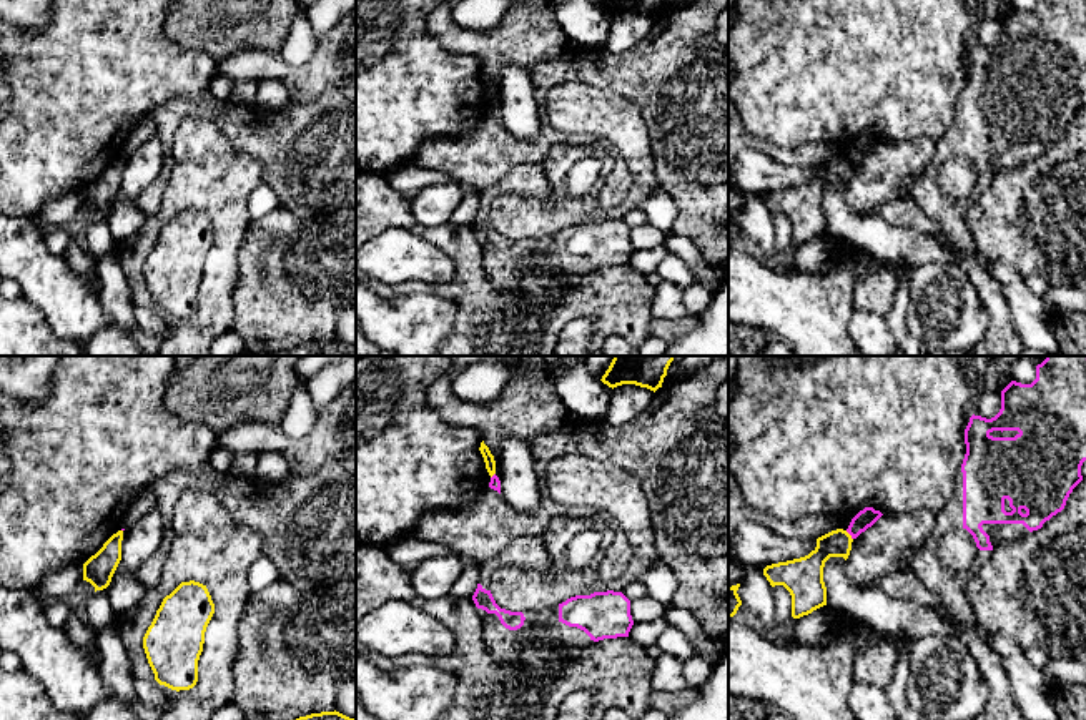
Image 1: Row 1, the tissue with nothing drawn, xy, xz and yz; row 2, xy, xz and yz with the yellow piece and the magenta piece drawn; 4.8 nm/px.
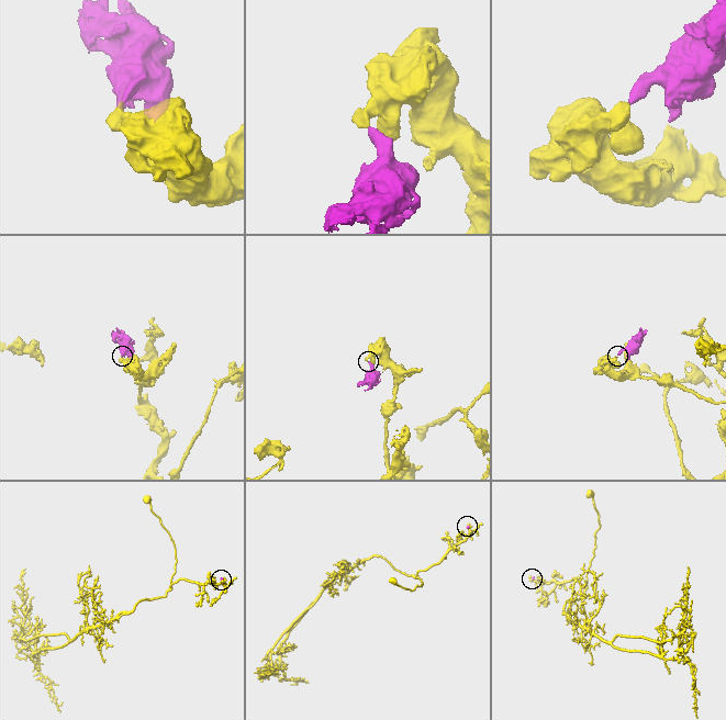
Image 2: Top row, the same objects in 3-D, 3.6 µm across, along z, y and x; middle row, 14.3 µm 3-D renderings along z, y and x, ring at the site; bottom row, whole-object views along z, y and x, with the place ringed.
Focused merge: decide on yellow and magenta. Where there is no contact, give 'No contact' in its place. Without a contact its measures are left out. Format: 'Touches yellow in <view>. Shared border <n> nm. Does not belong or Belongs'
Touches yellow in yz. Shared border 60 nm. Does not belong

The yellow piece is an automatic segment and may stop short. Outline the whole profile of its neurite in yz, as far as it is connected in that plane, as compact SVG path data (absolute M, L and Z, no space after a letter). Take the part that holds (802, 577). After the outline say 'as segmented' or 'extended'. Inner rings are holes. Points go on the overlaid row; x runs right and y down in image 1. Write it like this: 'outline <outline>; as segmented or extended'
outline M837 529L817 539L817 547L805 557L767 565L763 575L772 587L783 585L792 595L792 617L800 619L827 605L823 567L830 557L843 557L852 550L852 535Z; as segmented

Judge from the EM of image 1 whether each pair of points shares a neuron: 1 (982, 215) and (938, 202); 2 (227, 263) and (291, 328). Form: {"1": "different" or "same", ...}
{"1": "different", "2": "different"}

